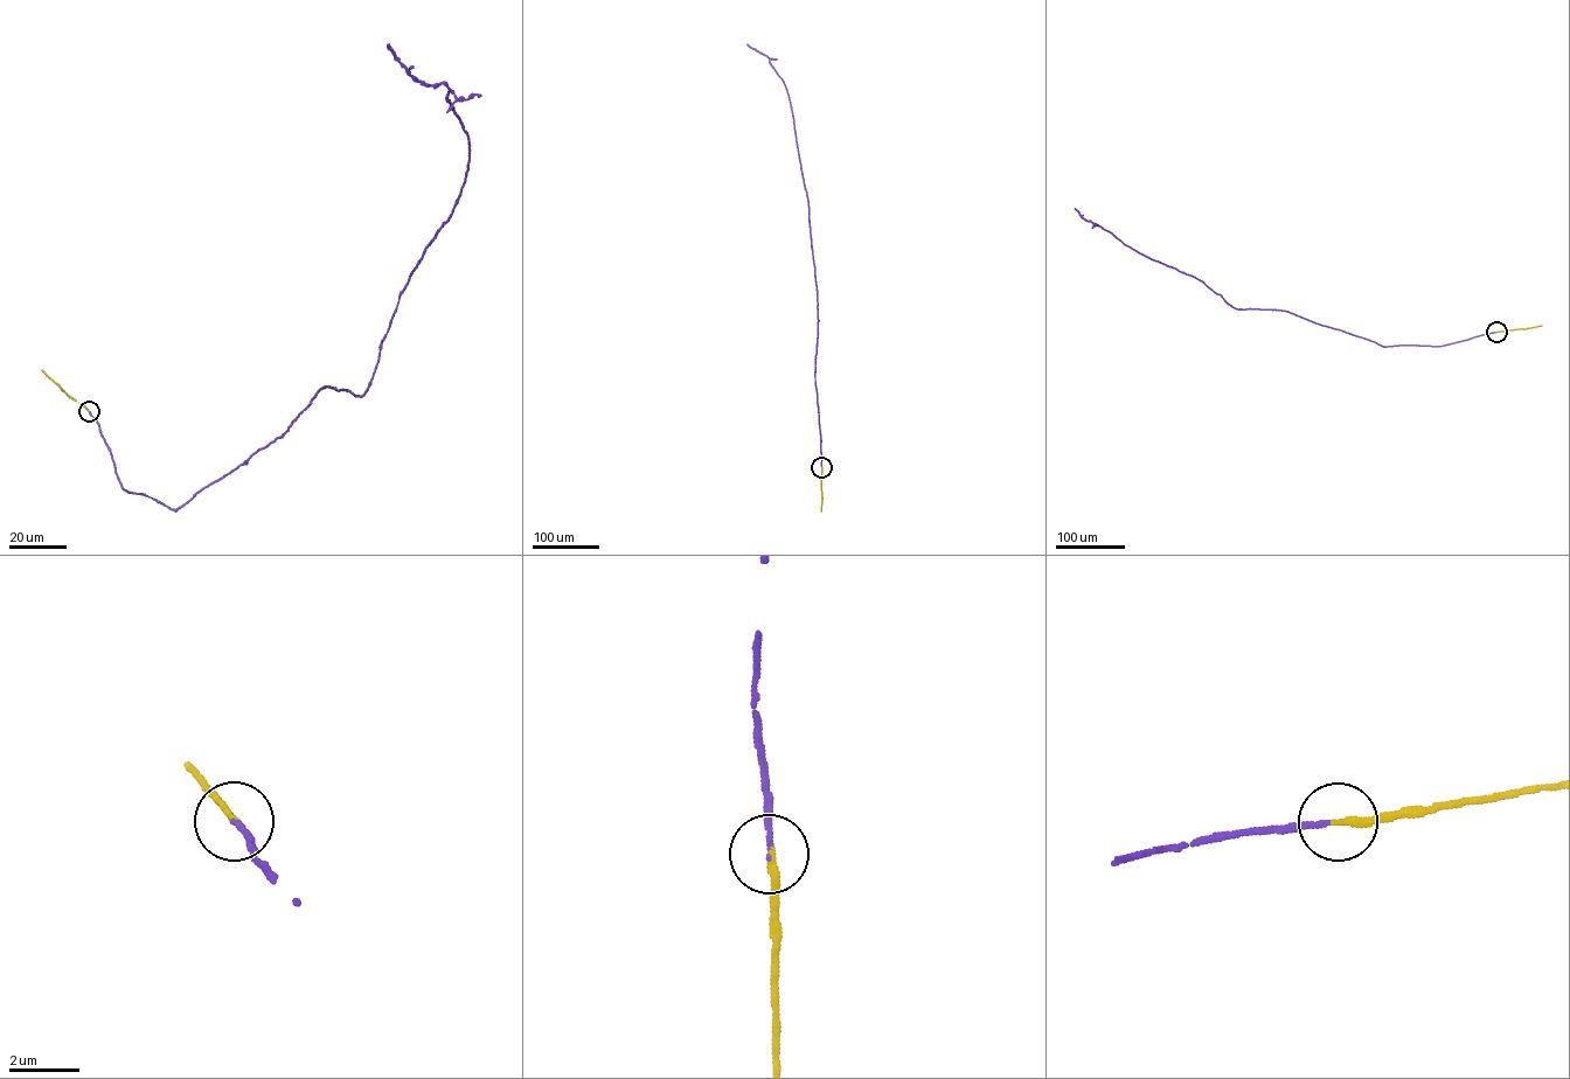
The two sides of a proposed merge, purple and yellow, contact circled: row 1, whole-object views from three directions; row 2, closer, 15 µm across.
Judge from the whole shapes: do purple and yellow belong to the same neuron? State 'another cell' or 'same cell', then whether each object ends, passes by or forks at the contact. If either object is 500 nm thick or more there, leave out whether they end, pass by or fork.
same cell; purple ends there; yellow ends there

